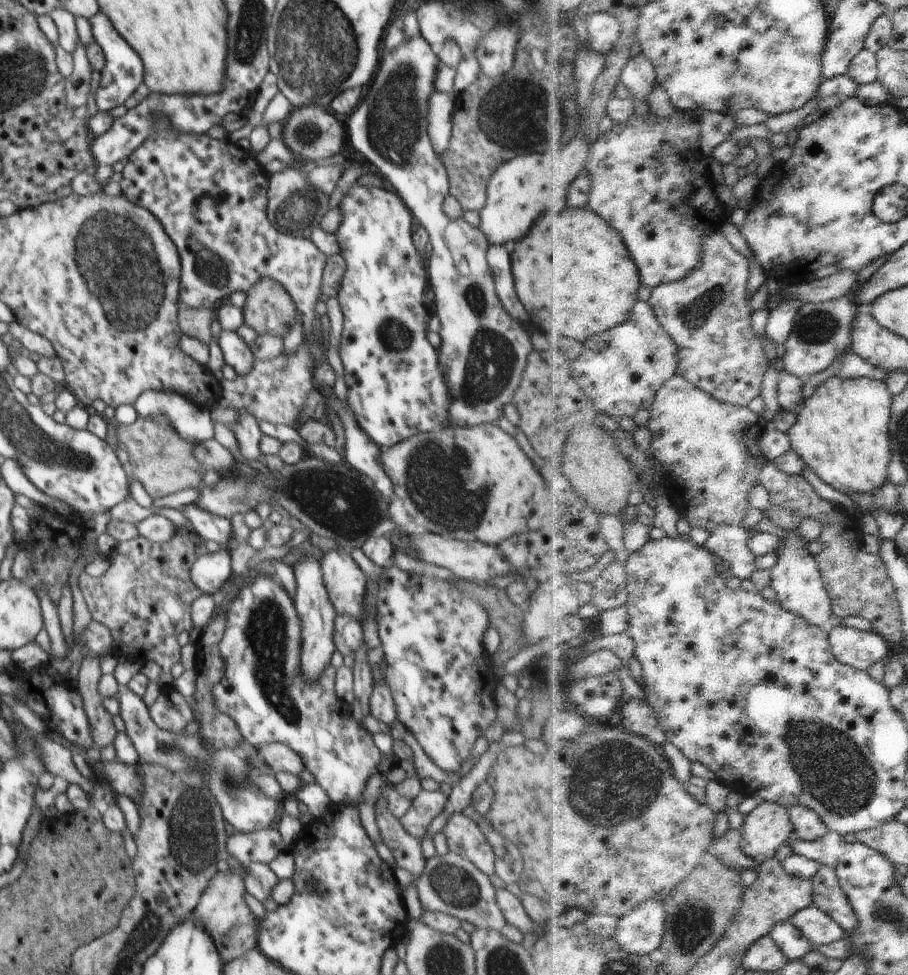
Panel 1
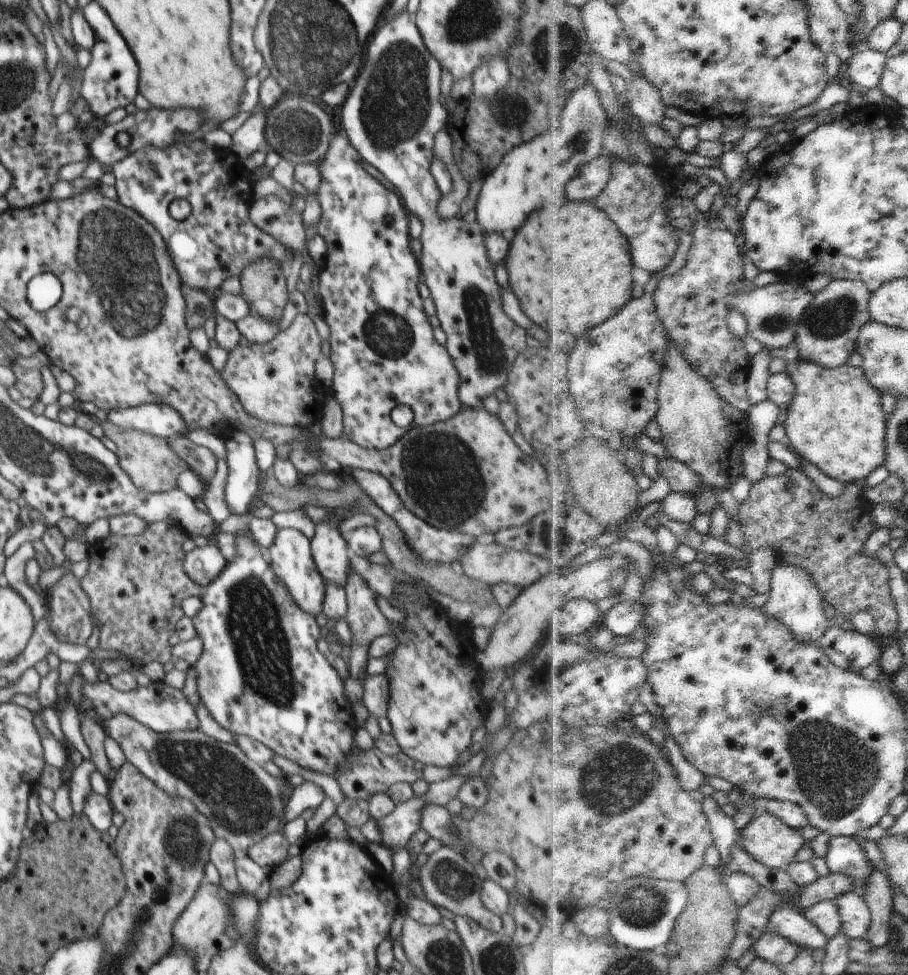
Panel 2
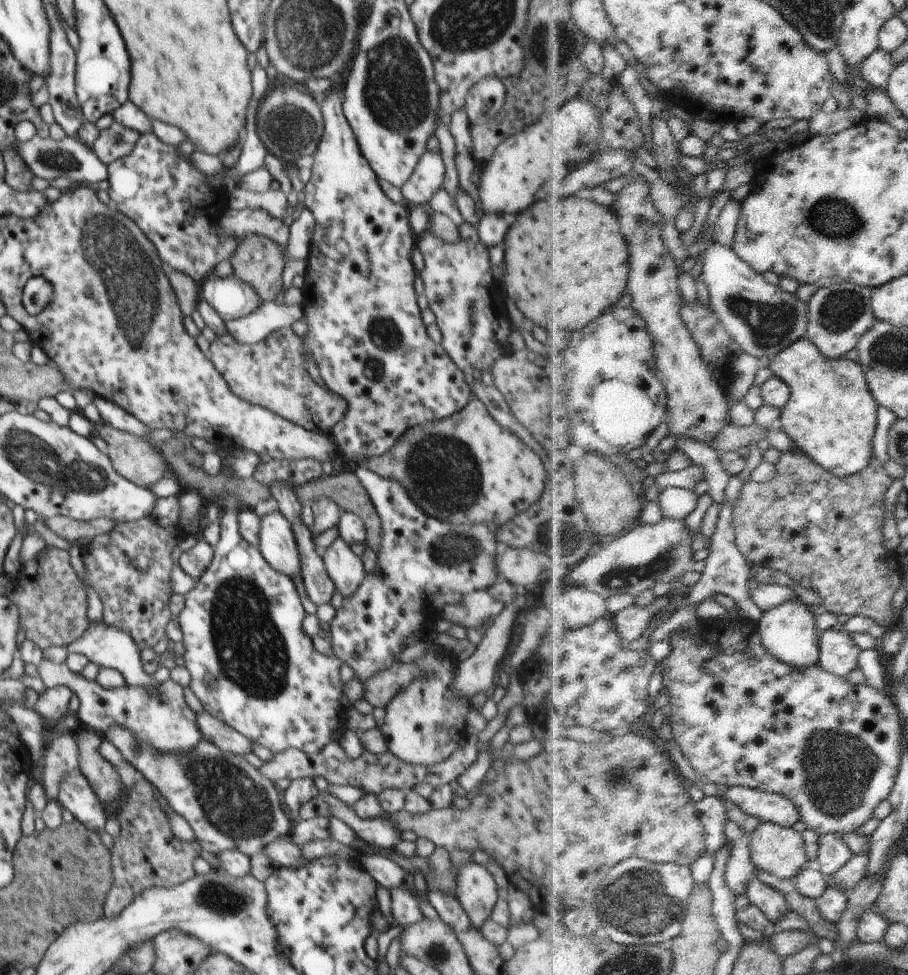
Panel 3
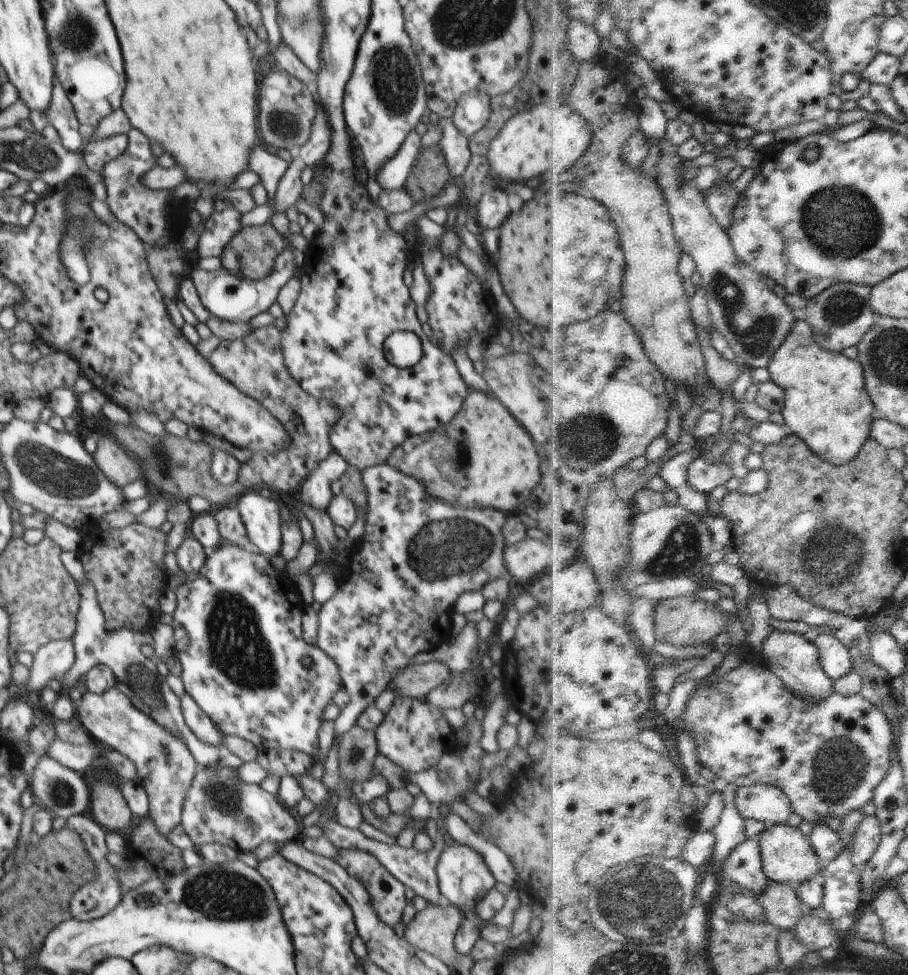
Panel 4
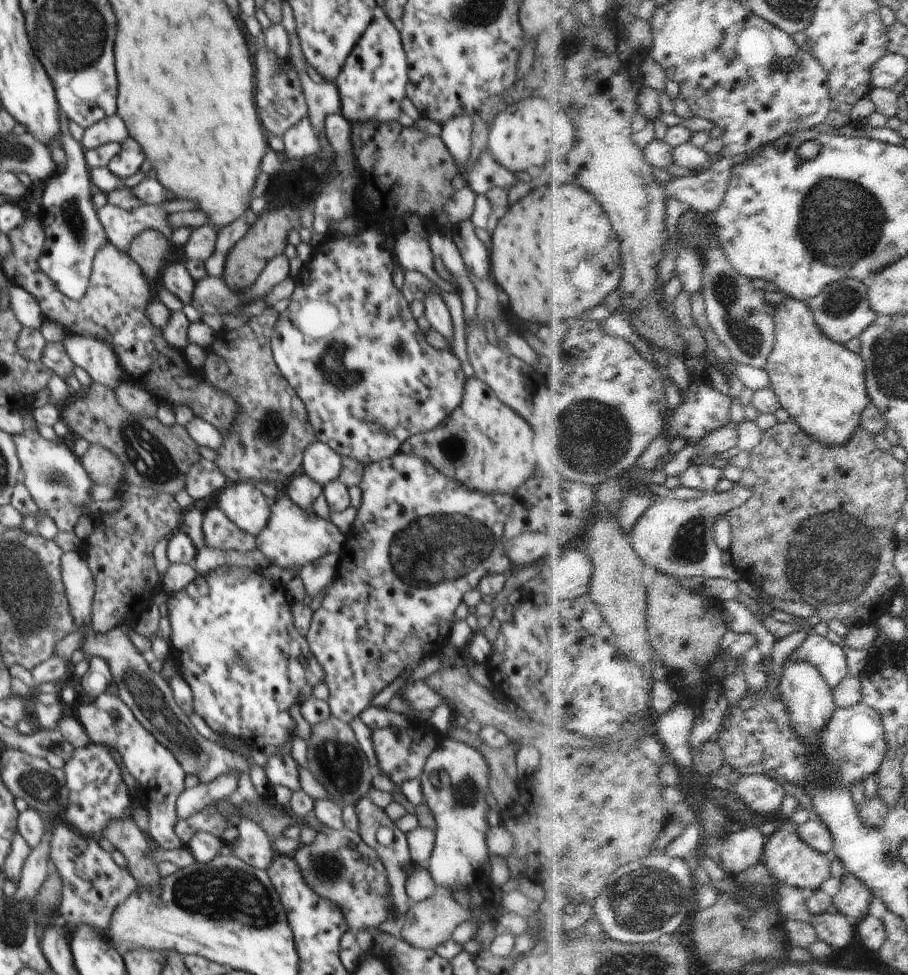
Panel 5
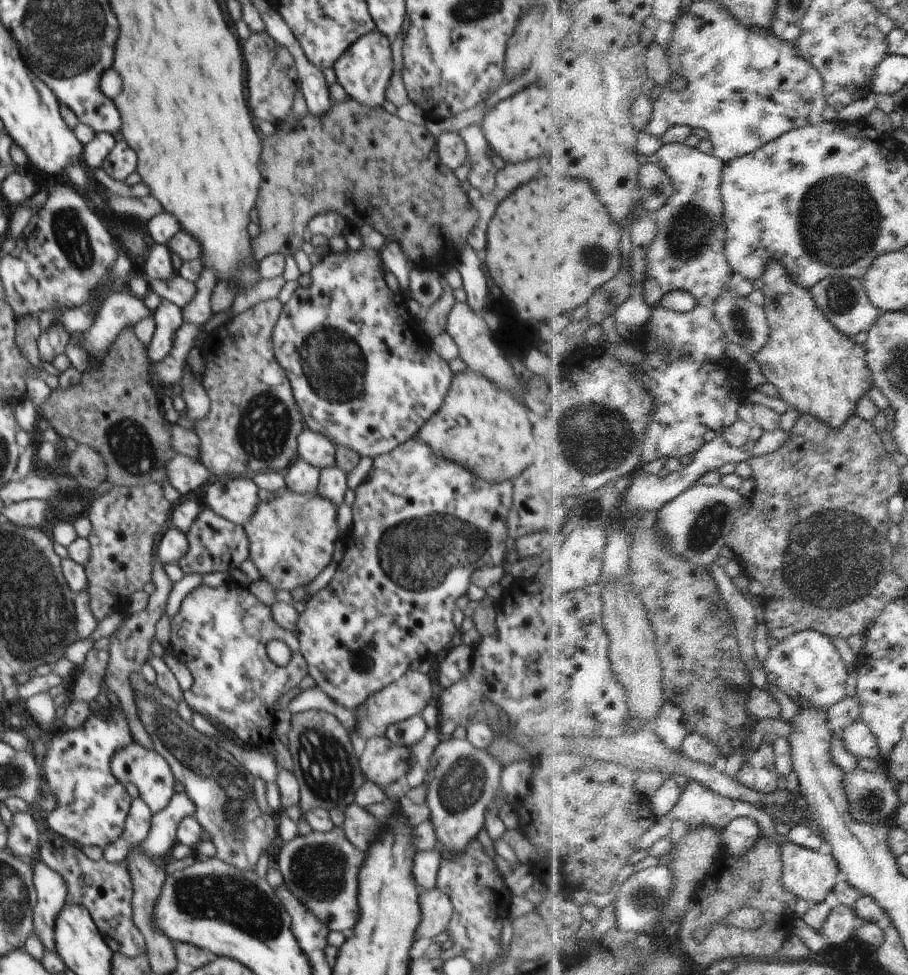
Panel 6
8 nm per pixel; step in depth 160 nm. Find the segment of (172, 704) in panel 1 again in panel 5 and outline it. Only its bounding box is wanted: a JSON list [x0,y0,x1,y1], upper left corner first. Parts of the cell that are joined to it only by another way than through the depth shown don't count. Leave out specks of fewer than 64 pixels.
[77,690,187,850]

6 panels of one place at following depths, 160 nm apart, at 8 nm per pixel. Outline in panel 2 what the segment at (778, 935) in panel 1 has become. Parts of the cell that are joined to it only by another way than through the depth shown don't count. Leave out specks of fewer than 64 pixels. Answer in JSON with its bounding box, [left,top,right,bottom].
[767,904,831,949]

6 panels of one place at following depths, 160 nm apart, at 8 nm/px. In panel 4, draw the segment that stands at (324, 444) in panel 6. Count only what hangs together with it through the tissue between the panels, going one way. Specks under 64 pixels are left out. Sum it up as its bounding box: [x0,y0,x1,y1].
[298,451,348,510]

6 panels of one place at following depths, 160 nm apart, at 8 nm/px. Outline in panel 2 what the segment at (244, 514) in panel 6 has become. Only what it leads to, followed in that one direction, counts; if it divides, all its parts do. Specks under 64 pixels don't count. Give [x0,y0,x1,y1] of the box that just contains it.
[266,528,324,617]

